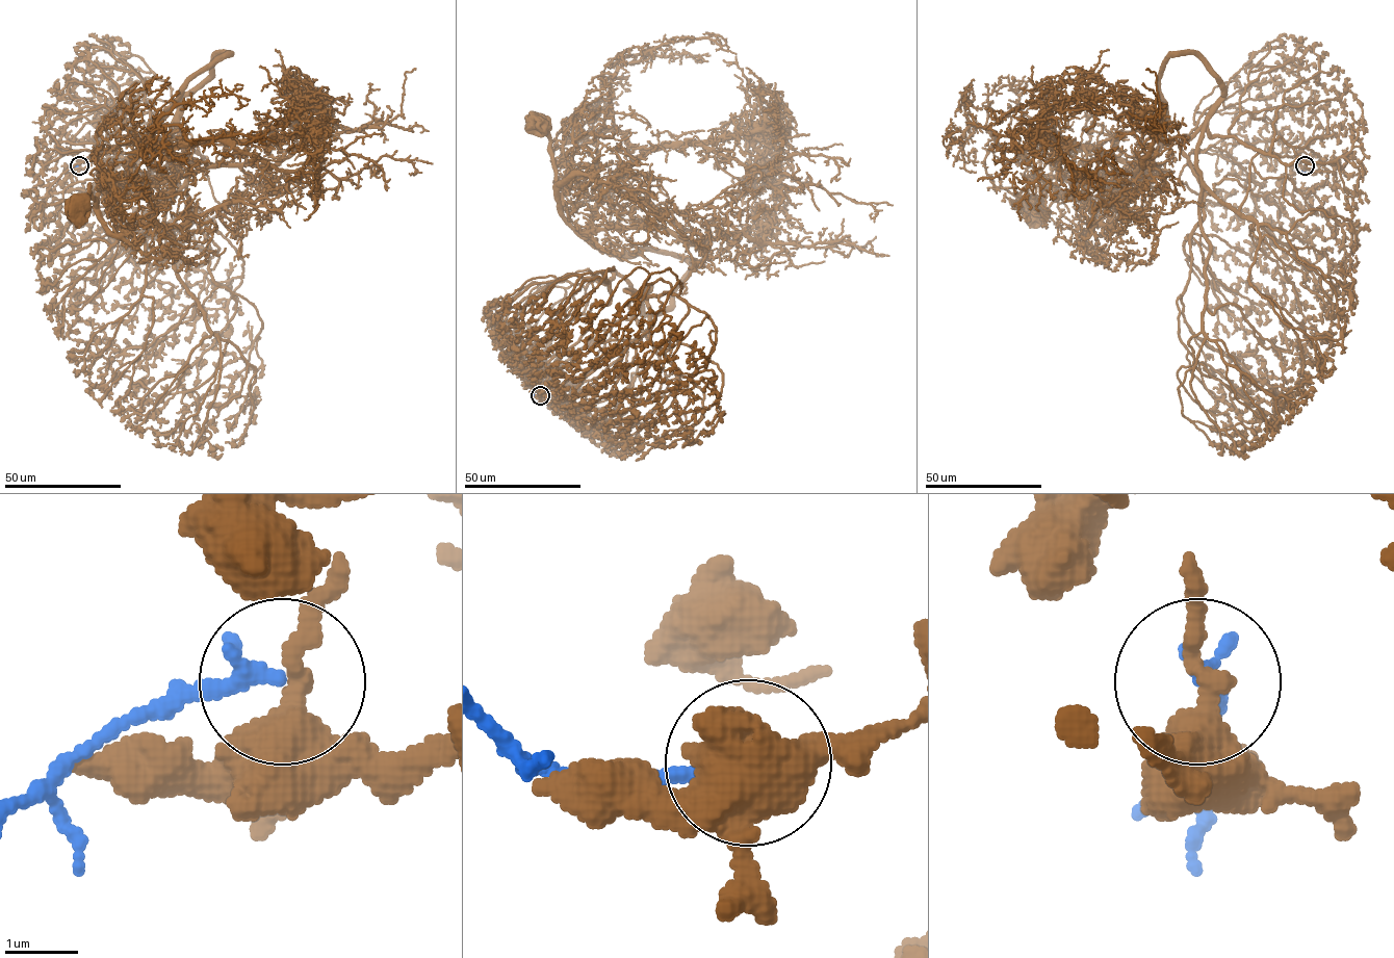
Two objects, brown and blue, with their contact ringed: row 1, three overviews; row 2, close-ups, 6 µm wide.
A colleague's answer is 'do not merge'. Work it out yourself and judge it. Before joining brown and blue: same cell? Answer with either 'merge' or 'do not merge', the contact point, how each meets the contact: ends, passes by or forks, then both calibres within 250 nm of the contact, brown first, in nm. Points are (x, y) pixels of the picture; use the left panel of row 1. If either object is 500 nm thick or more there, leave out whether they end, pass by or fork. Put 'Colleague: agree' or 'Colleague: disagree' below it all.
do not merge | (79, 165) | brown passes by | blue ends | 340/240 nm
Colleague: agree

